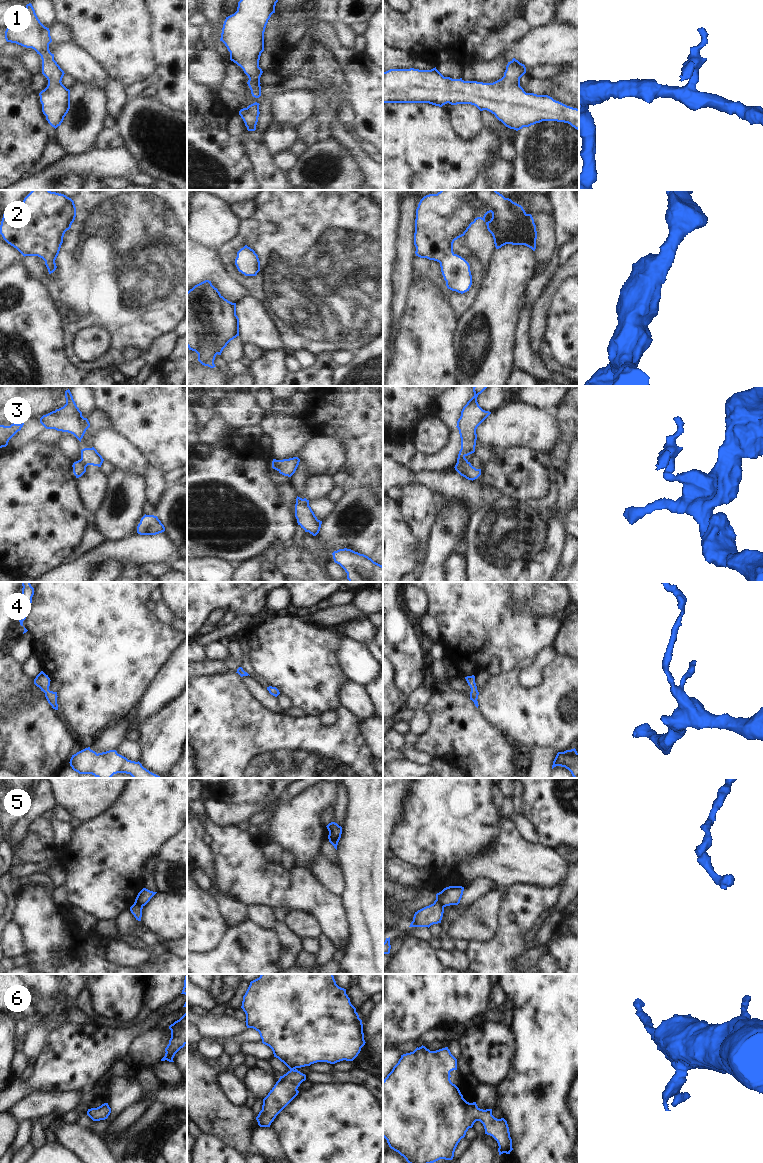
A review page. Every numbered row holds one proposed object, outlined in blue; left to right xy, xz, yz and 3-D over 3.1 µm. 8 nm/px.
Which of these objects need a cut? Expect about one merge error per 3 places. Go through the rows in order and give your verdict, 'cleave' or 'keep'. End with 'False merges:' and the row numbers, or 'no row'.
1: keep
2: keep
3: cleave
4: keep
5: cleave
6: keep
False merges: 3, 5

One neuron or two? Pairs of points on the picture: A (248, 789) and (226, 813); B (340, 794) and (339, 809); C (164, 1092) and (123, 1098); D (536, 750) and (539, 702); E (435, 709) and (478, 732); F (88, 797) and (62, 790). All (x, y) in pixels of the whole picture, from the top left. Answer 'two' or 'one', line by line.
A: two
B: one
C: two
D: two
E: one
F: one

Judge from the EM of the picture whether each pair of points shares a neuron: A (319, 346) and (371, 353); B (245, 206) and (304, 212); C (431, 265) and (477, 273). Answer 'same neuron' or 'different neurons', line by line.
A: different neurons
B: different neurons
C: same neuron

